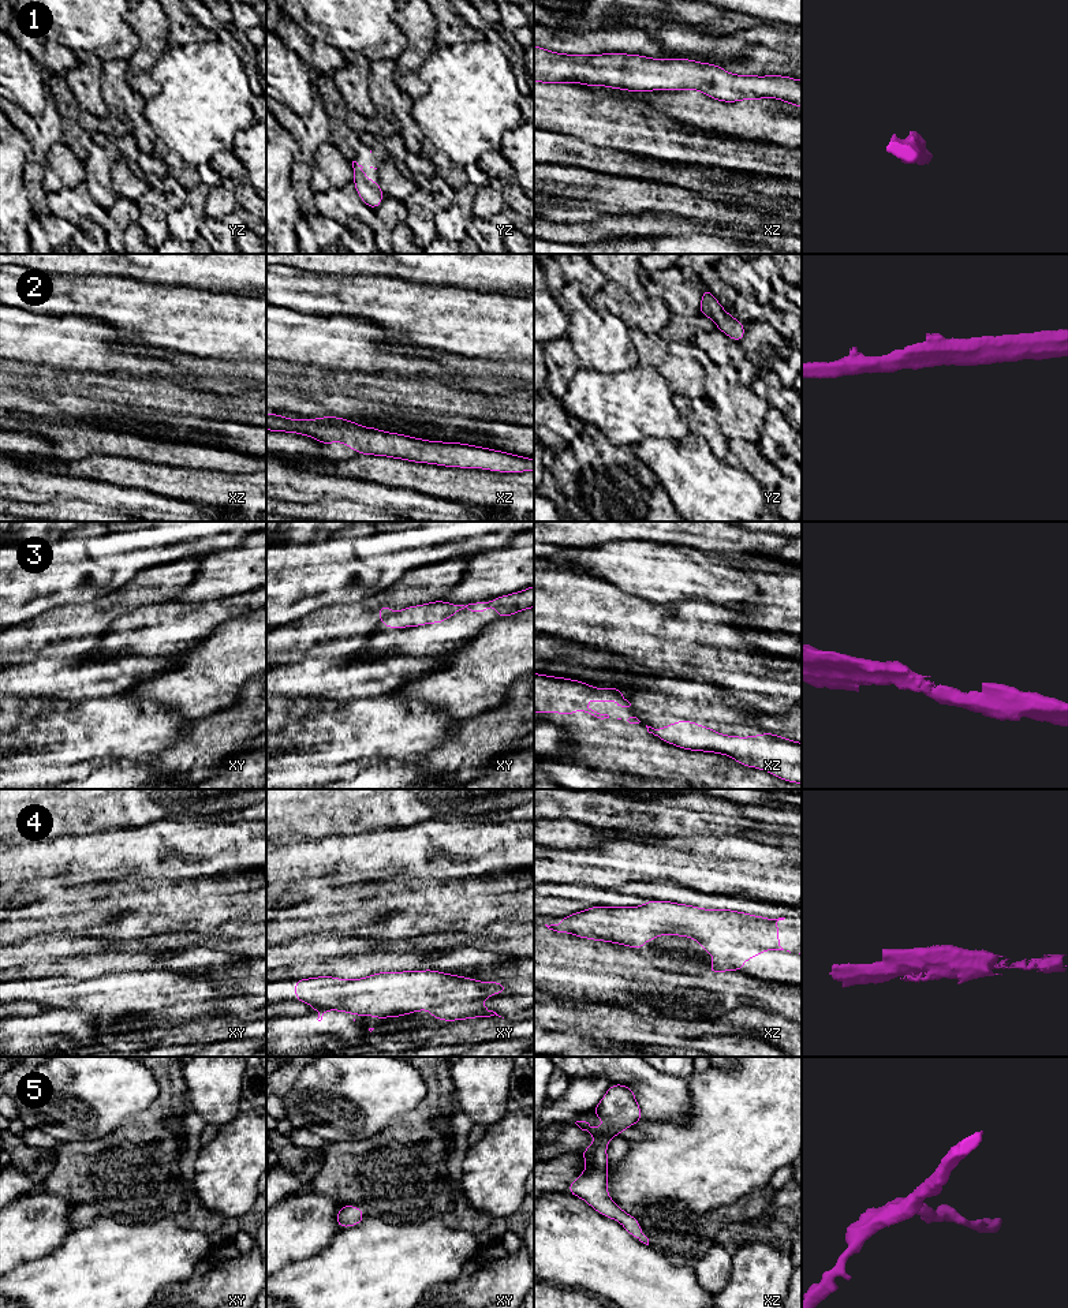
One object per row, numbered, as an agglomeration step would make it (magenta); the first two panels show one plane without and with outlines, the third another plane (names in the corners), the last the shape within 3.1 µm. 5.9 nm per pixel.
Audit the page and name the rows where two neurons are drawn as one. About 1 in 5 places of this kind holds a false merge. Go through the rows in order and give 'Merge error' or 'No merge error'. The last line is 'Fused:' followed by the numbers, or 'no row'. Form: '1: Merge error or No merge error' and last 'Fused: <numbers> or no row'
1: No merge error
2: No merge error
3: Merge error
4: No merge error
5: No merge error
Fused: 3

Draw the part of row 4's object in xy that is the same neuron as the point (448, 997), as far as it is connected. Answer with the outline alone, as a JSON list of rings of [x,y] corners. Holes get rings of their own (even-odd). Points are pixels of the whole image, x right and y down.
[[[433,969],[377,972],[352,980],[335,976],[295,979],[295,999],[314,1008],[318,1012],[318,1021],[322,1020],[326,1010],[347,1012],[352,1016],[373,1016],[380,1020],[384,1017],[407,1016],[419,1010],[429,1010],[432,1019],[440,1019],[441,1021],[490,1017],[498,1014],[486,1009],[481,1001],[493,997],[494,993],[503,994],[507,991],[507,986],[498,982],[479,982]]]

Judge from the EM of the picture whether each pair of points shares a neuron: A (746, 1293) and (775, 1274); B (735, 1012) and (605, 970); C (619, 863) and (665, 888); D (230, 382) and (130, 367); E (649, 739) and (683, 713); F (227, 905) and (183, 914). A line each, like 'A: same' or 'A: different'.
A: same
B: different
C: different
D: same
E: different
F: different

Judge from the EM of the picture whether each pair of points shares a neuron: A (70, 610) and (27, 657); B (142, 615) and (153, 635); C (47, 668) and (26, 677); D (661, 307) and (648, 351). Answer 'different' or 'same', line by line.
A: same
B: same
C: same
D: different

